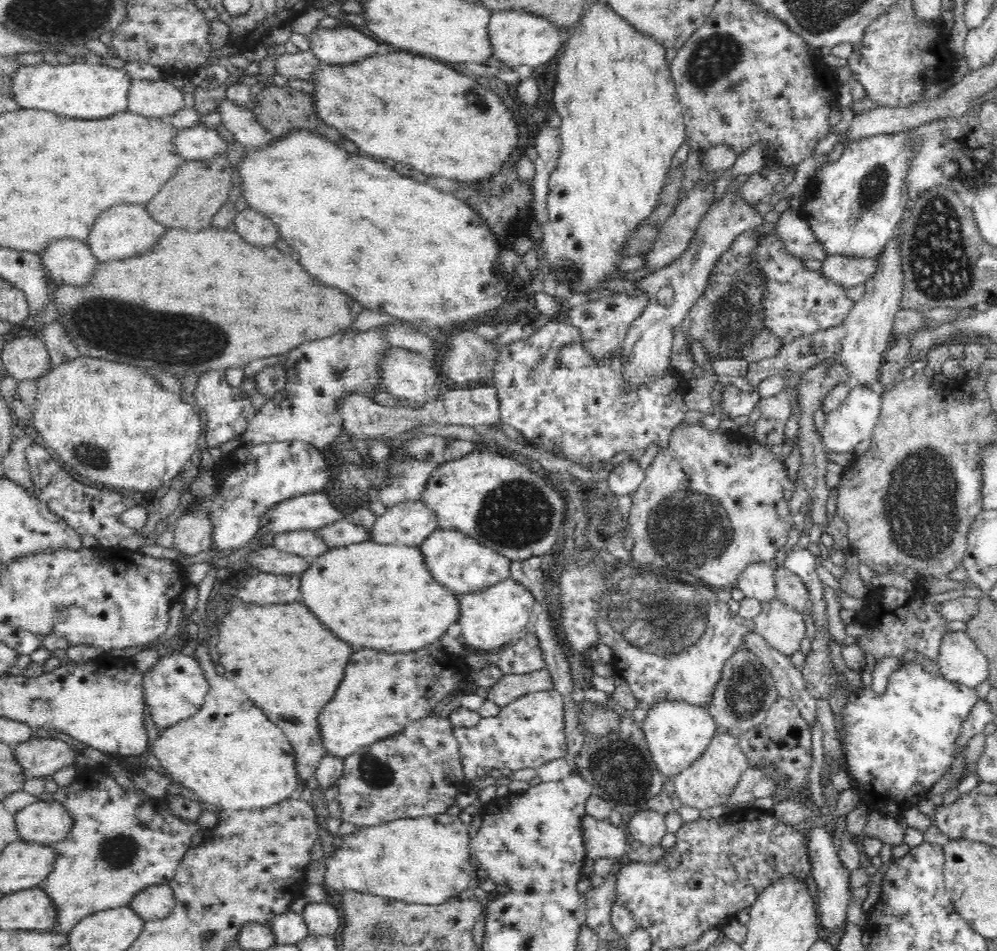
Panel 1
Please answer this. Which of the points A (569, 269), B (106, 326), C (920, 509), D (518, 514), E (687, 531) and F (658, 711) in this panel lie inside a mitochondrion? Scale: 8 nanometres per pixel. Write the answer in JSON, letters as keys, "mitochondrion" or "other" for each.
{"A":"mitochondrion","B":"mitochondrion","C":"mitochondrion","D":"mitochondrion","E":"mitochondrion","F":"other"}

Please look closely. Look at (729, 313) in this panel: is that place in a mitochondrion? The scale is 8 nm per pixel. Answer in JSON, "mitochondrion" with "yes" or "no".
{"mitochondrion":"yes"}

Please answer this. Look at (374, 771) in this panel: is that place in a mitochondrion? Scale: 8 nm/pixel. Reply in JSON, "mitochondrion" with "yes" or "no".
{"mitochondrion":"yes"}

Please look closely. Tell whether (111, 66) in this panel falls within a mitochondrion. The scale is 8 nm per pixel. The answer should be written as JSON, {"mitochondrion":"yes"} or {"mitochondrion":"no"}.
{"mitochondrion":"no"}

